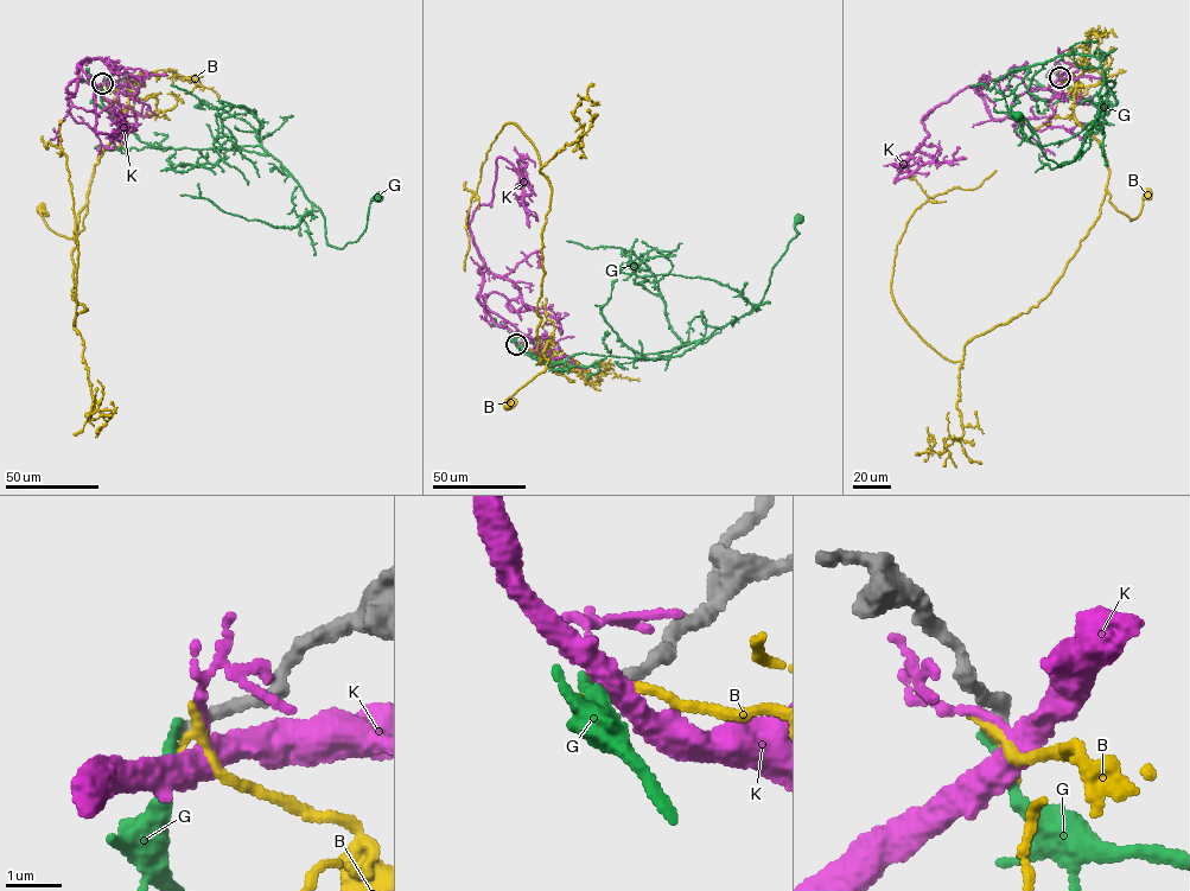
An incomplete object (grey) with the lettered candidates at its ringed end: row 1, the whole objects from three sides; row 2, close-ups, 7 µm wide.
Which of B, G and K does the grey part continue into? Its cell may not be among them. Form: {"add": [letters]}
{"add": ["G"]}

